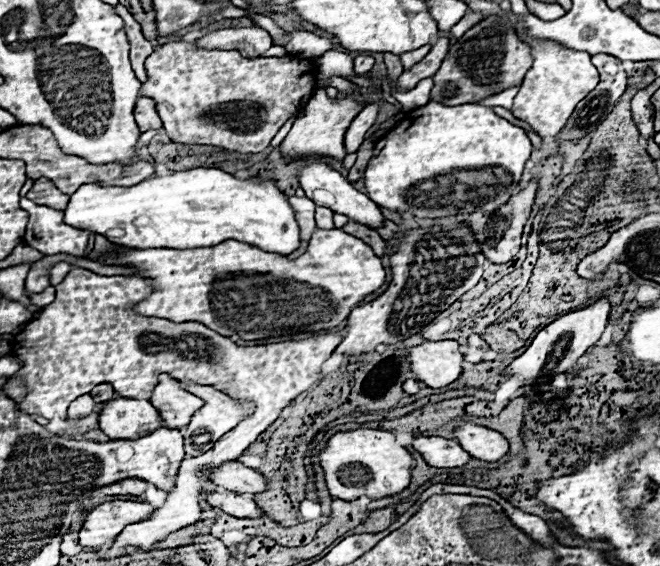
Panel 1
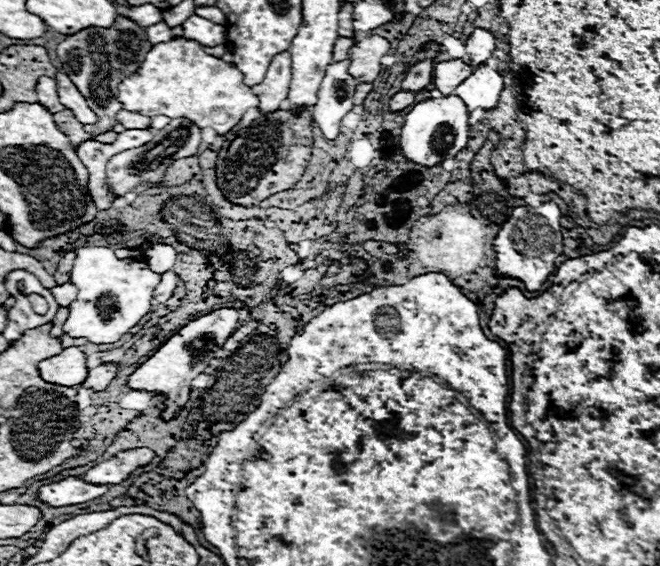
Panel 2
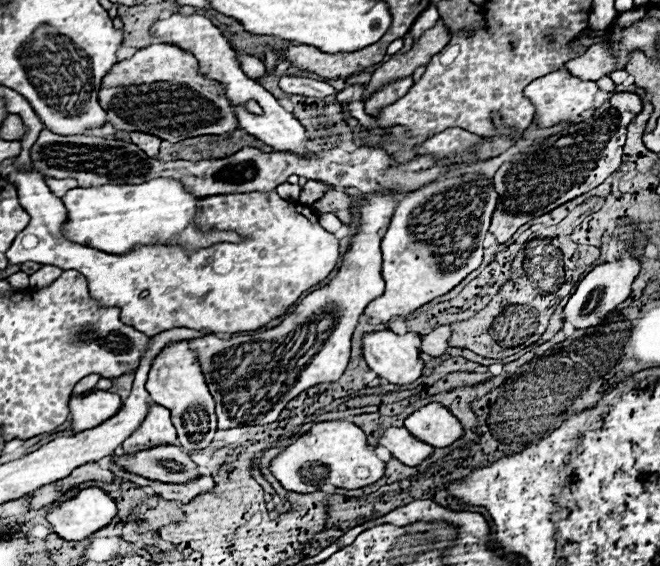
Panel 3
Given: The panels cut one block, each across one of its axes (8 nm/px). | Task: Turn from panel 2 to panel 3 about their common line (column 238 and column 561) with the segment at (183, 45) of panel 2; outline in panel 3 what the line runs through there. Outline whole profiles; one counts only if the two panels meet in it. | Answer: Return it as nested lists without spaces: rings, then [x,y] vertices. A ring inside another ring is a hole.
[[[566,70],[554,72],[554,74],[546,74],[544,78],[536,78],[534,82],[530,82],[530,86],[526,86],[524,94],[534,102],[536,106],[536,116],[538,116],[538,126],[540,128],[550,128],[558,122],[568,120],[570,116],[580,116],[582,112],[586,112],[588,108],[592,108],[594,98],[598,94],[598,86],[596,82],[590,80],[578,80],[576,76],[572,76]]]

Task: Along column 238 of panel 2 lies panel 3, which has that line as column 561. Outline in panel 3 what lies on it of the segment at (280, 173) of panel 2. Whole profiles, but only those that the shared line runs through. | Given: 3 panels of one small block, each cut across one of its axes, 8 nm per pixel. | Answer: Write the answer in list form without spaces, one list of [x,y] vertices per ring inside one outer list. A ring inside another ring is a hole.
[[[618,92],[598,106],[592,118],[566,126],[554,136],[548,136],[536,146],[528,146],[504,162],[494,174],[494,188],[498,192],[498,208],[492,216],[490,232],[498,242],[506,242],[526,222],[562,206],[580,194],[602,184],[622,162],[622,148],[626,126],[642,110],[642,100],[632,92]]]

